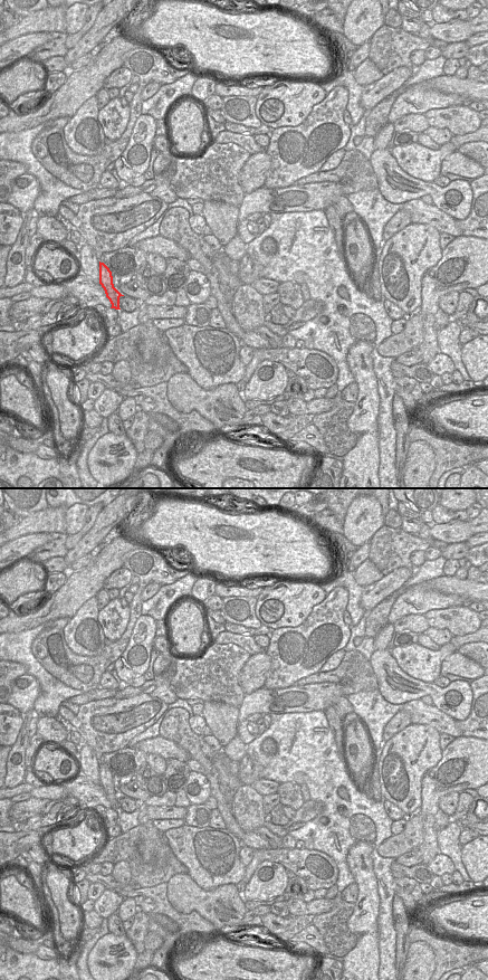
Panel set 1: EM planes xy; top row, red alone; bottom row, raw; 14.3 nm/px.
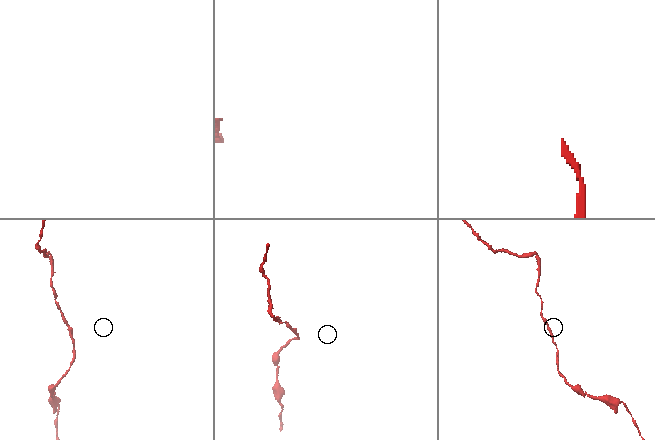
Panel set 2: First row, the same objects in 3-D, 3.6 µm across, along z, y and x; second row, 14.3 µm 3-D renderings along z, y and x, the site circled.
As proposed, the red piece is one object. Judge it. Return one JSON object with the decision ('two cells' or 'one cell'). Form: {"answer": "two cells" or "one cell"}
{"answer": "one cell"}

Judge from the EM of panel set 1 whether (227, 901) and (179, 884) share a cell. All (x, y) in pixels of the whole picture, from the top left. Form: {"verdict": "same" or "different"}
{"verdict": "same"}

